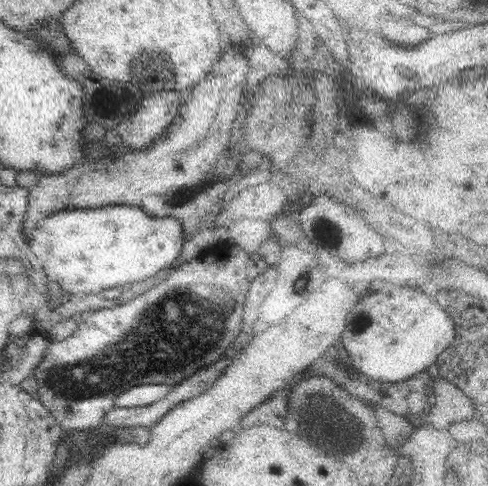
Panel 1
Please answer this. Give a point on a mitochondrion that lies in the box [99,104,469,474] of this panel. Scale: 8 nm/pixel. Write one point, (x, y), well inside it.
(312, 414)

